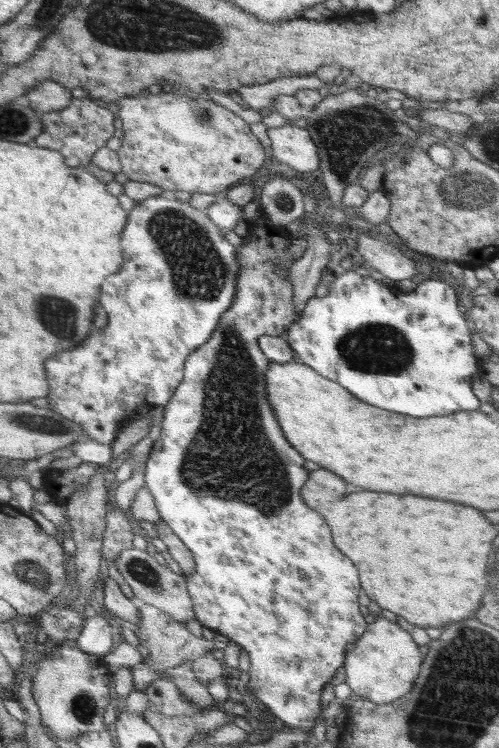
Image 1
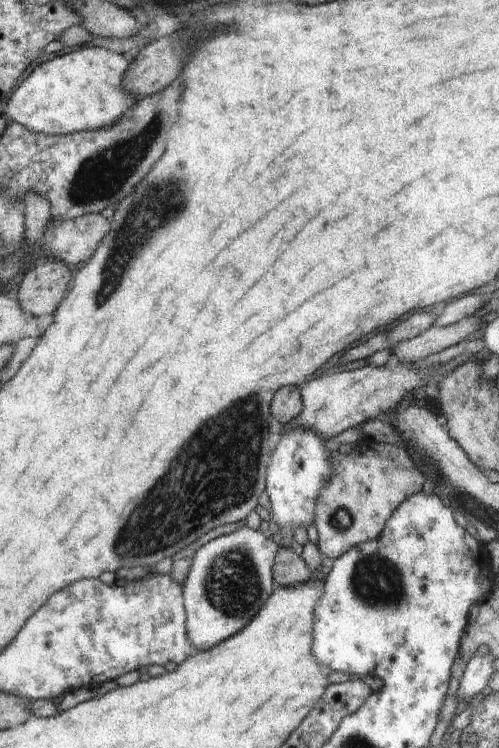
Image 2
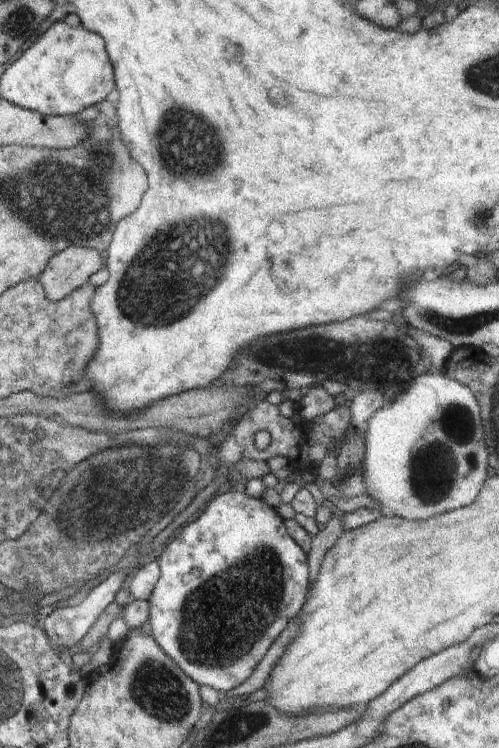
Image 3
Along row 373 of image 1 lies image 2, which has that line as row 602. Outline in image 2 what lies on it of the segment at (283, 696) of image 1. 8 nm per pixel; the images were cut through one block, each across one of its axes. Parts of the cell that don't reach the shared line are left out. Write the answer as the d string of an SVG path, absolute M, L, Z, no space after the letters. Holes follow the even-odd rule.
M240 528L202 546L183 586L187 632L197 651L206 651L241 632L274 592L272 566L279 546L270 533Z

